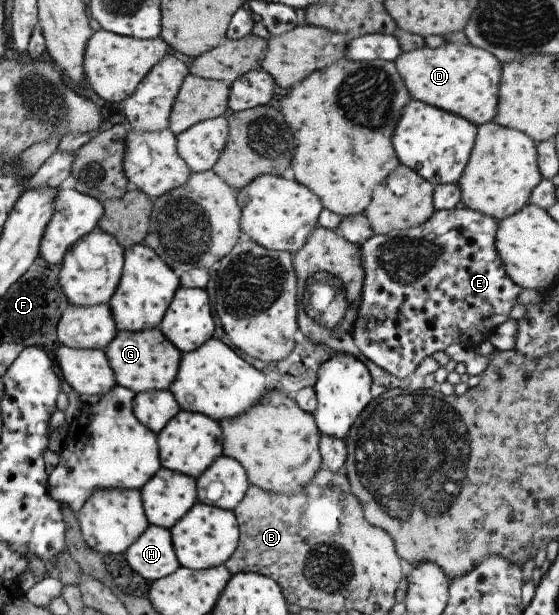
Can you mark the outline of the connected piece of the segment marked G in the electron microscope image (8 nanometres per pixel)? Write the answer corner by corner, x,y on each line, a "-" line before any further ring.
155,328
140,332
117,331
103,350
116,385
135,393
168,390
177,375
181,352
175,349

